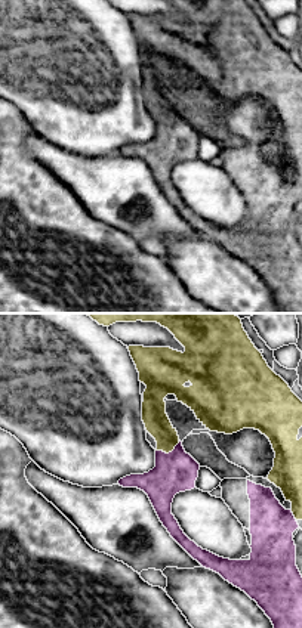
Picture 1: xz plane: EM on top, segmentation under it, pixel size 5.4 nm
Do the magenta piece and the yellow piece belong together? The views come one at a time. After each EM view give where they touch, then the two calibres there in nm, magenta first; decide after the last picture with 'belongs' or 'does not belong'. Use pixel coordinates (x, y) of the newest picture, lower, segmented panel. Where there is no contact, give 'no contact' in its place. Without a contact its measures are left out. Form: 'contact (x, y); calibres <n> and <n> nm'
contact (169, 452); calibres 220 and 140 nm

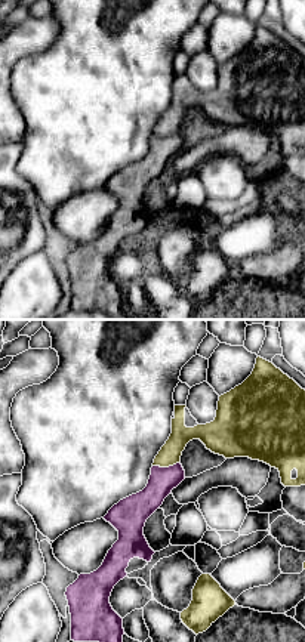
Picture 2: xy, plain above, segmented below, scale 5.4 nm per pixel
contact (166, 468); calibres 150 and 120 nm

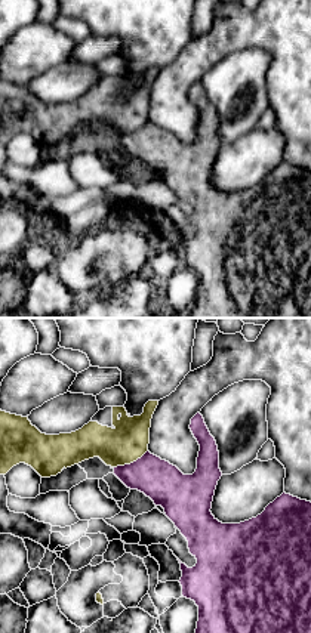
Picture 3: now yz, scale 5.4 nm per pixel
contact (131, 463); calibres 220 and 220 nm

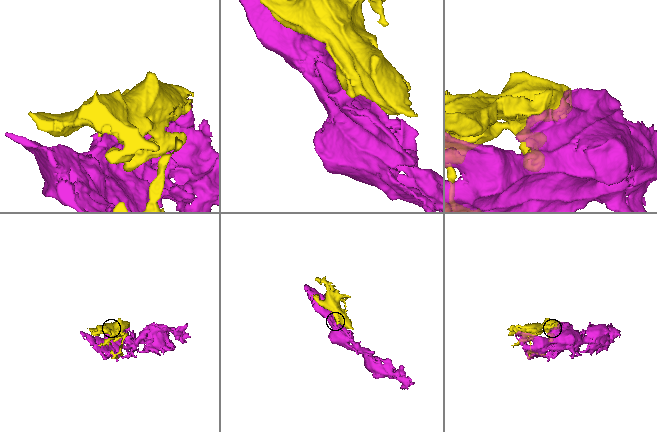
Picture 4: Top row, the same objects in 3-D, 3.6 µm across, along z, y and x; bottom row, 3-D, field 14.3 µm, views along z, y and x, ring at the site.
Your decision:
belongs

